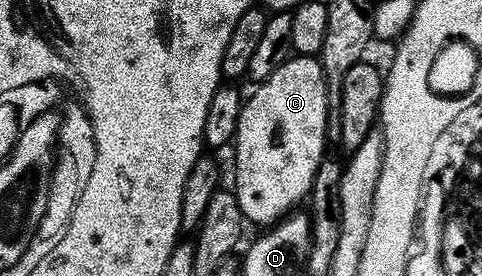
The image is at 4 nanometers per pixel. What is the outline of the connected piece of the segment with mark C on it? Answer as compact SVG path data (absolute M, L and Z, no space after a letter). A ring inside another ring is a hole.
M292 55L287 58L285 63L281 63L281 67L277 67L277 71L273 71L273 75L269 75L265 80L258 82L252 89L255 90L252 91L251 97L249 93L249 96L243 102L243 110L239 116L235 140L233 142L233 150L235 149L235 186L233 186L233 192L237 203L241 207L244 218L246 218L250 224L252 221L255 225L263 225L259 227L271 227L276 223L282 222L284 218L298 206L295 204L297 204L302 197L304 200L304 198L310 194L311 184L317 175L317 167L324 159L325 150L323 150L323 148L327 145L327 116L329 116L327 107L327 84L323 78L323 68L321 67L318 56L300 57L298 55Z

